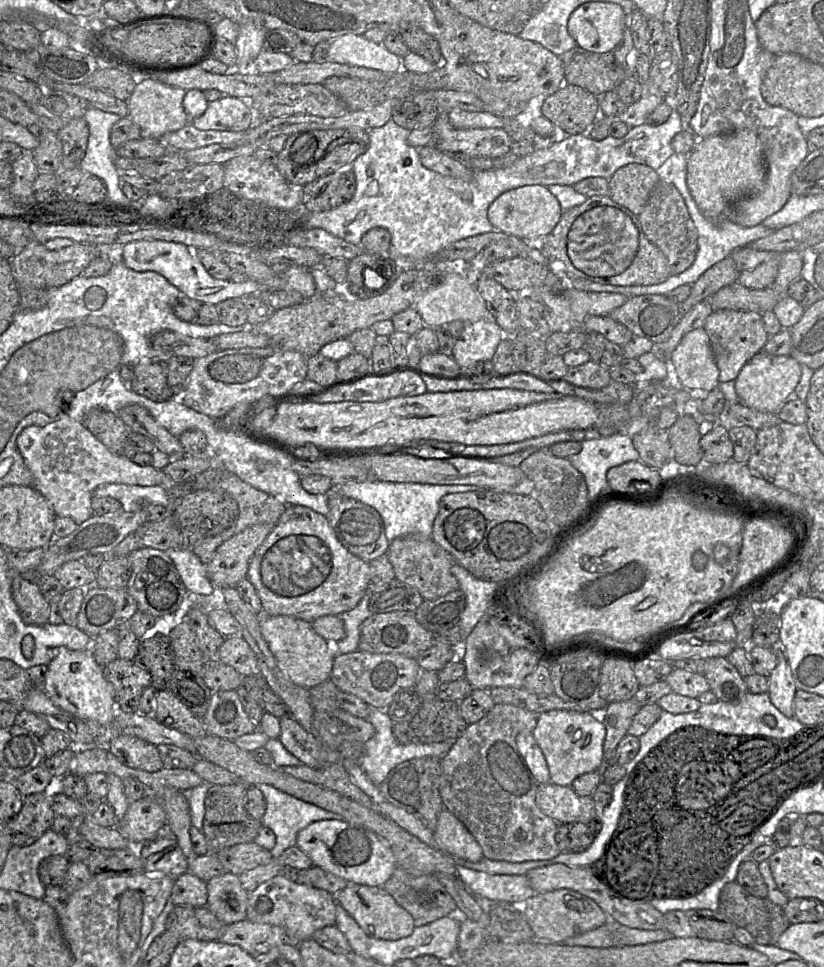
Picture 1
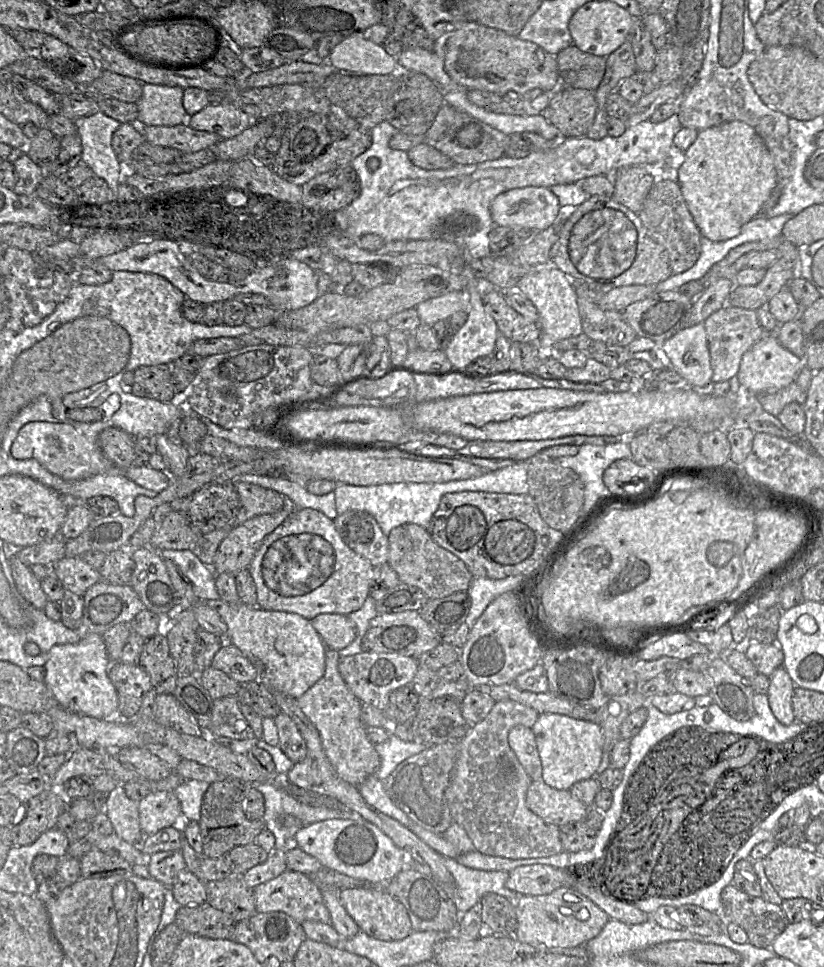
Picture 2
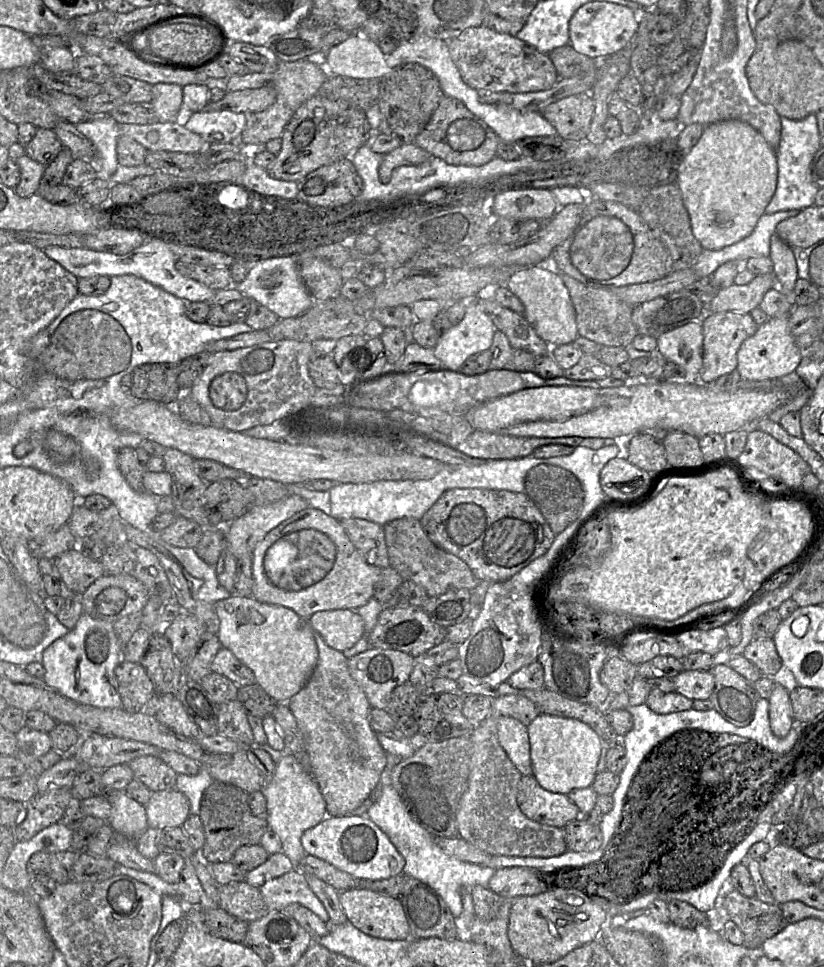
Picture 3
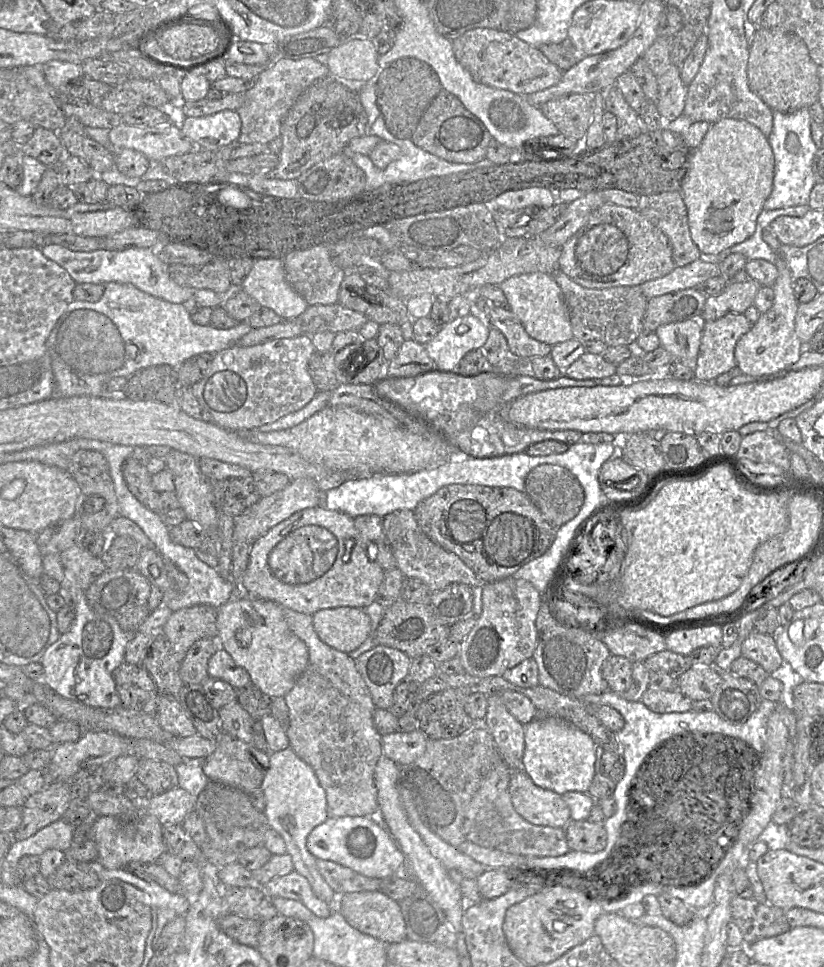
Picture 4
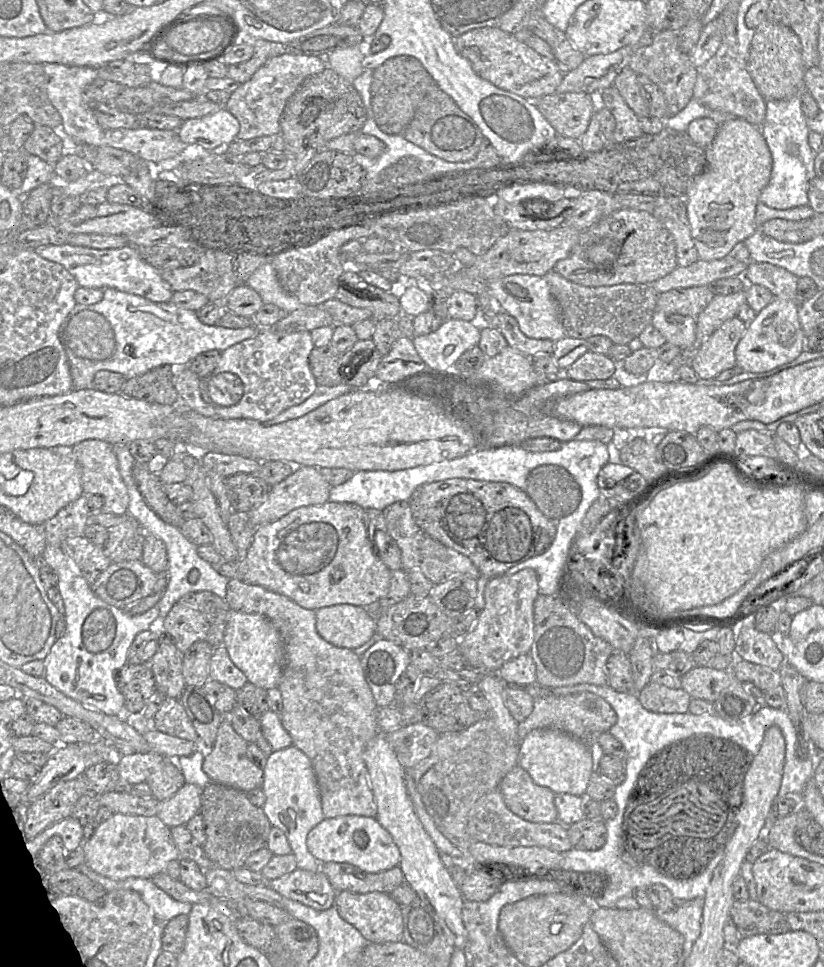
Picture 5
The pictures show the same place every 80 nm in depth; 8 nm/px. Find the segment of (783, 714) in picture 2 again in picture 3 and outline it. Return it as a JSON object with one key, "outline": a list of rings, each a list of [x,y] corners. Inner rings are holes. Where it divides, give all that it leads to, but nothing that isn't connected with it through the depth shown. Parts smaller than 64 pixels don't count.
{"outline":[[[775,683],[768,700],[771,730],[776,737],[784,738],[789,733],[794,720],[790,692],[781,684]]]}

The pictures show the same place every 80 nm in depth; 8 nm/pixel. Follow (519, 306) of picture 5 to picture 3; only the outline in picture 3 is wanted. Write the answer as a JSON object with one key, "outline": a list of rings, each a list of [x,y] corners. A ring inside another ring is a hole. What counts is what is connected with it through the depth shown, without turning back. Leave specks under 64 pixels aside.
{"outline":[[[551,265],[521,267],[505,285],[524,304],[524,317],[541,339],[551,347],[573,343],[579,336],[576,315],[569,291],[561,273]]]}

